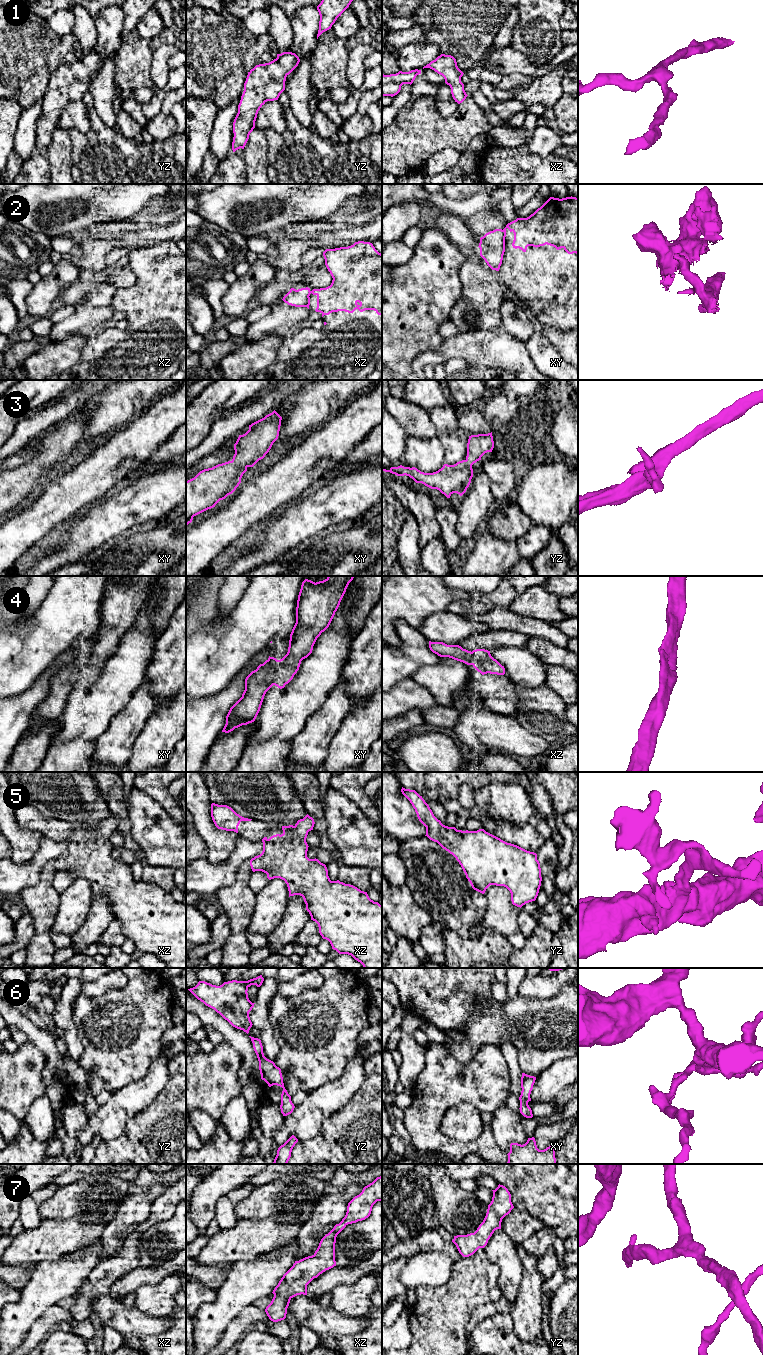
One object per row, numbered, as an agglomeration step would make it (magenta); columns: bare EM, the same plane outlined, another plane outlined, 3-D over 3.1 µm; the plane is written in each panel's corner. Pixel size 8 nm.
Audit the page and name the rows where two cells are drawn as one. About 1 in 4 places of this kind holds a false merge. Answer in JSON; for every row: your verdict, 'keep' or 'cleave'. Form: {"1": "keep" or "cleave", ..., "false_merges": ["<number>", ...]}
{"1": "keep", "2": "cleave", "3": "keep", "4": "keep", "5": "keep", "6": "keep", "7": "keep", "false_merges": ["2"]}

